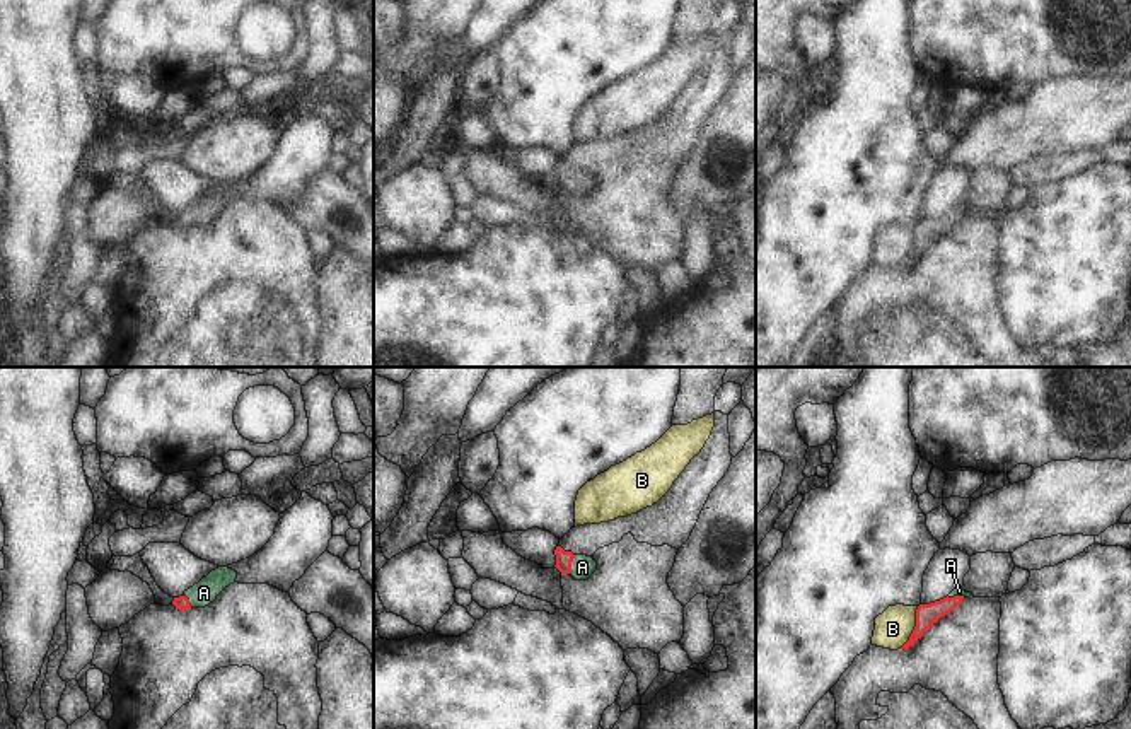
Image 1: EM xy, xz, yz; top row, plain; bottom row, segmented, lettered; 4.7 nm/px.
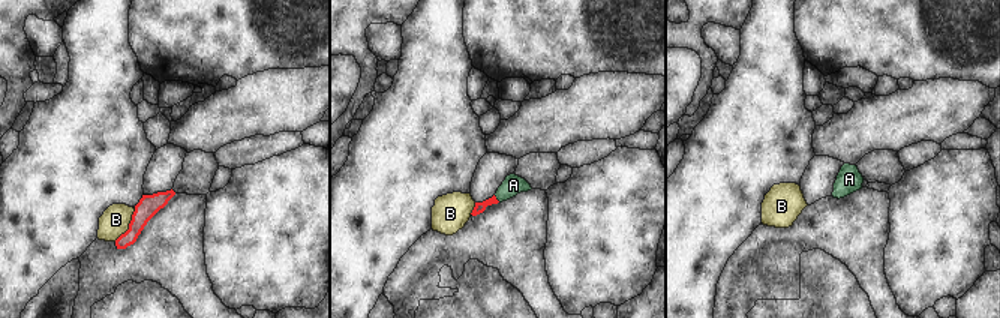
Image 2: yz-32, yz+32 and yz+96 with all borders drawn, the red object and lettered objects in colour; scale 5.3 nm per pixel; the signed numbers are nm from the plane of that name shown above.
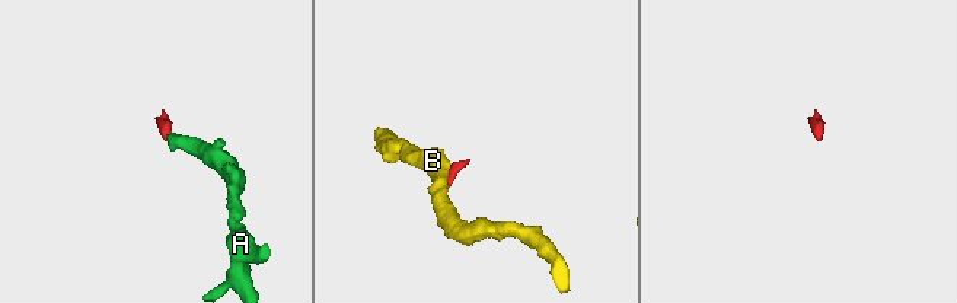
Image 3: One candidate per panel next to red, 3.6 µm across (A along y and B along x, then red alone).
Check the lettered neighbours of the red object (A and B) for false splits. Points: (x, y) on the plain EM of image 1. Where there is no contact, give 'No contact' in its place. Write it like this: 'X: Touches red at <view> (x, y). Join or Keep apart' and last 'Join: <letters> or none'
A: Touches red at xz (570, 181). Join
B: Touches red at yz (915, 244). Keep apart
Join: A.

